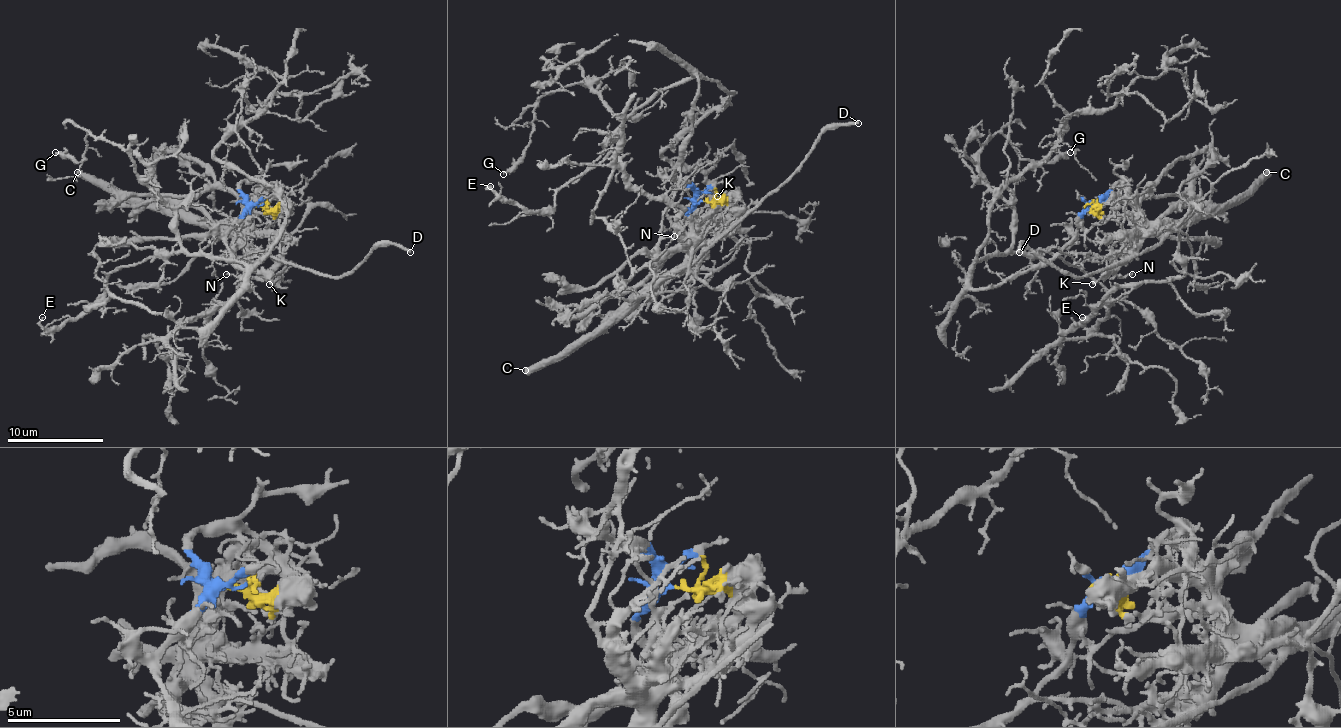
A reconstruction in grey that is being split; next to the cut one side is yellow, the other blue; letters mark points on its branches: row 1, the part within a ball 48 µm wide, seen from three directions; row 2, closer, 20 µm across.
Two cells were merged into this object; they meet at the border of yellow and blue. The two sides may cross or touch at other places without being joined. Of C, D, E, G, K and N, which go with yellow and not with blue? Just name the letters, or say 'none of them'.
C, D, K, N

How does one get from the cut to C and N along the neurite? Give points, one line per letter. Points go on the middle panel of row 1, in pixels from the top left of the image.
C: (702, 202), (724, 202), (726, 214), (681, 264), (637, 291), (606, 320), (556, 356), (544, 358), (524, 370)
N: (702, 202), (724, 202), (731, 223), (729, 228), (726, 226), (705, 240), (695, 216), (673, 236)

